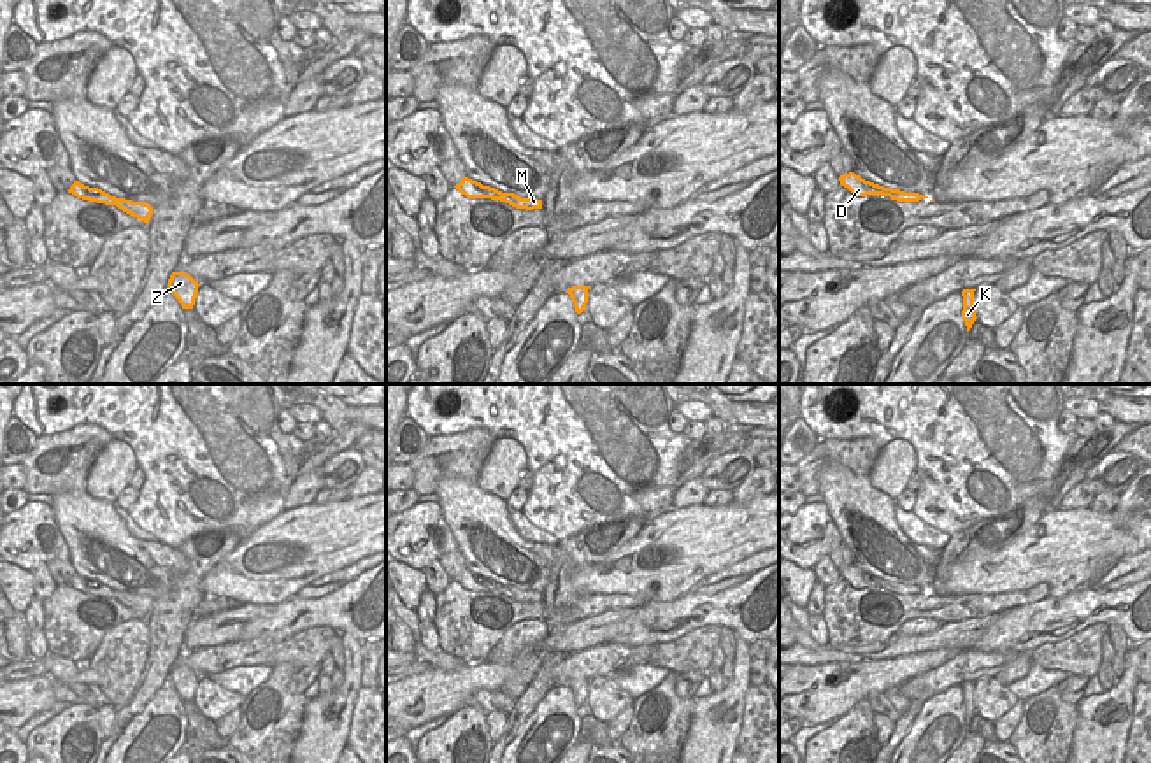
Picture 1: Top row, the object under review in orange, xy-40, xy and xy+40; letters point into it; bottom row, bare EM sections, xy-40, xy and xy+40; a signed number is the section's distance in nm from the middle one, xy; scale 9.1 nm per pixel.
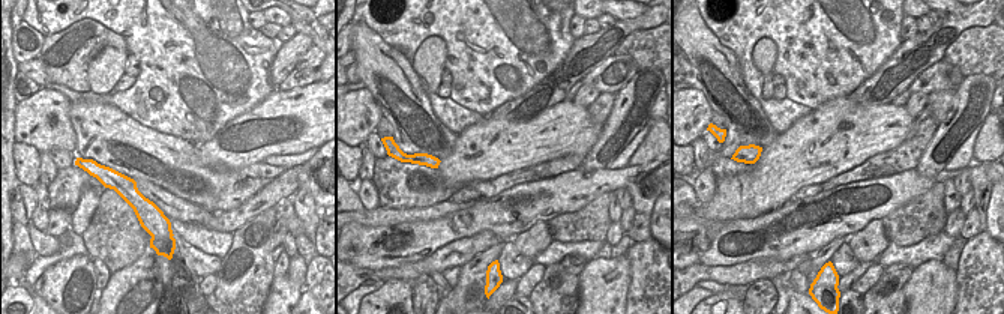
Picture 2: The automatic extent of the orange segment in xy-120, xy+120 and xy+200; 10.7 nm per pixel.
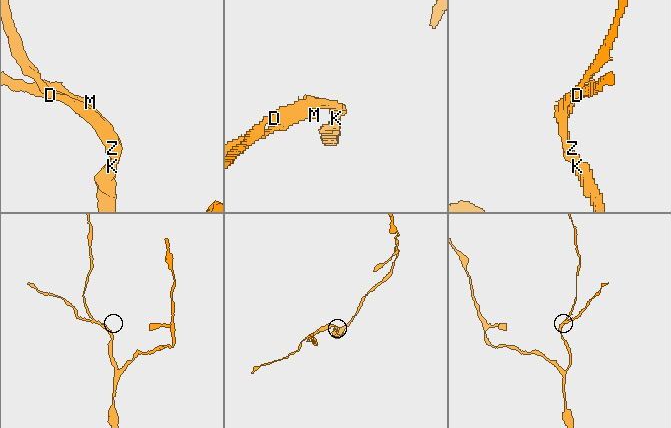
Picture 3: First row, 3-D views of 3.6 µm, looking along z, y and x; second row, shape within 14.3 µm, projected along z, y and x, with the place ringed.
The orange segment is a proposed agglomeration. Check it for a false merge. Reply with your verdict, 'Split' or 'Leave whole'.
Split

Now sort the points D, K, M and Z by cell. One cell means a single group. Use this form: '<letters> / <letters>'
D K Z / M

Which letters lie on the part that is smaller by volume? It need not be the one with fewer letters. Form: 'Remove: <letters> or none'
Remove: M

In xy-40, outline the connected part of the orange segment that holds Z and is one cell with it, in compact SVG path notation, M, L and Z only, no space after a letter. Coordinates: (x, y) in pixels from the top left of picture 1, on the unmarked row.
M172 665L168 684L179 693L182 702L193 702L198 686L198 675L186 665Z

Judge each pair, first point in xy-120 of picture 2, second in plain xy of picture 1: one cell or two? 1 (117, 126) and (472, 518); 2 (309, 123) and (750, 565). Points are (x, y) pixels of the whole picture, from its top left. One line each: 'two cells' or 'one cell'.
1: one cell
2: two cells

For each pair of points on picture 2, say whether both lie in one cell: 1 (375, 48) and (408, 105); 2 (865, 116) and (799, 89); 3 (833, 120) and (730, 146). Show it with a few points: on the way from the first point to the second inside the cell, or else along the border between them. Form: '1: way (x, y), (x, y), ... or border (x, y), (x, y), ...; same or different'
1: way (377, 62), (398, 92); same
2: border (847, 95), (830, 98), (812, 110); different
3: border (779, 134), (763, 149); different

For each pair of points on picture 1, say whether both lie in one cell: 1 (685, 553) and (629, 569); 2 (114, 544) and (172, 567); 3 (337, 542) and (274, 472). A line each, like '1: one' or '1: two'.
1: one
2: one
3: two

